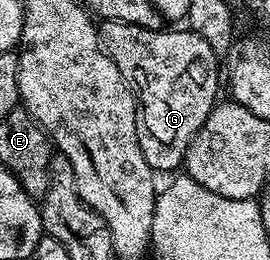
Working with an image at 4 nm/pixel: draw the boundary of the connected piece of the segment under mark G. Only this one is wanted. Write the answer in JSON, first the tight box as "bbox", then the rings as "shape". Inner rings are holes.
{"bbox":[98,20,220,174],"shape":[[[117,20],[103,21],[98,28],[104,51],[114,66],[118,66],[125,82],[134,89],[138,105],[136,137],[146,162],[156,174],[172,174],[183,165],[190,142],[216,107],[216,95],[220,92],[218,54],[210,50],[206,38],[191,30],[168,31]]]}

